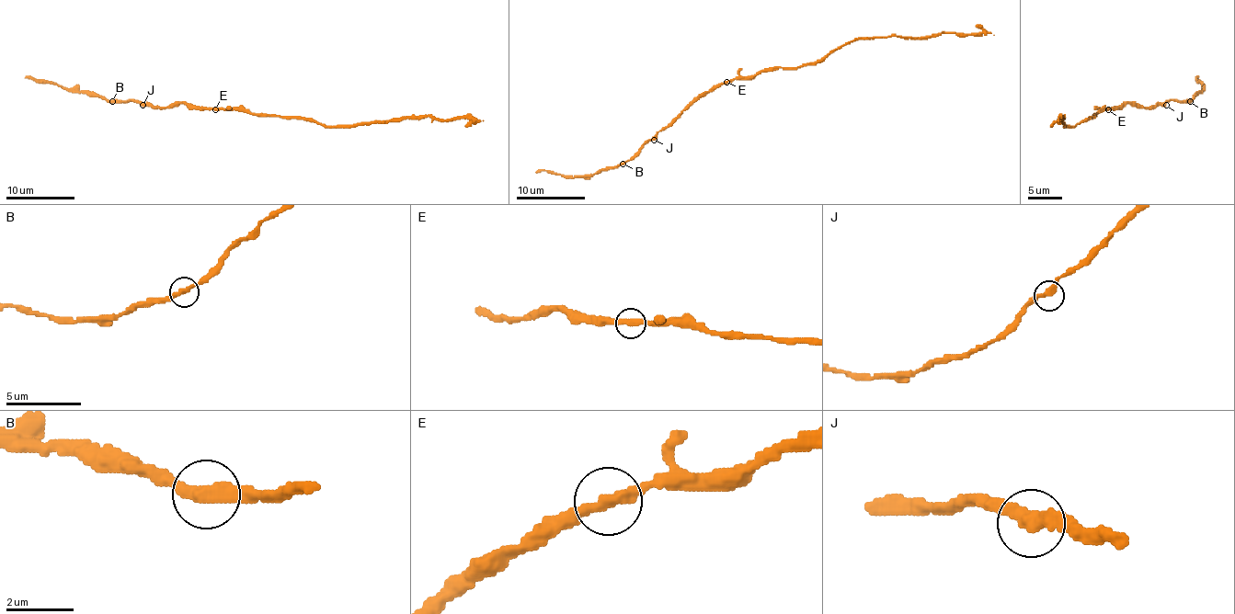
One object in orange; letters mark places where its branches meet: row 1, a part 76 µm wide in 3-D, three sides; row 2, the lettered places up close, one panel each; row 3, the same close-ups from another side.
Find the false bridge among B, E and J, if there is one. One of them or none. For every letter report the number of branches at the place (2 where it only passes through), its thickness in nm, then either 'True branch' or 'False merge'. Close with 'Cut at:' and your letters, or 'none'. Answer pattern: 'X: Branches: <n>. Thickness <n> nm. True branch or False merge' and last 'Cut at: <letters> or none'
B: Branches: 2. Thickness 360 nm. True branch
E: Branches: 2. Thickness 360 nm. True branch
J: Branches: 2. Thickness 360 nm. True branch
Cut at: none

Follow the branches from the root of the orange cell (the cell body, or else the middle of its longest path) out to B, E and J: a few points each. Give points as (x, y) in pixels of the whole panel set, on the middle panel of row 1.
B: (751, 78), (733, 78), (700, 94), (623, 164)
E: (751, 78), (733, 78), (726, 82)
J: (751, 78), (733, 78), (700, 94), (662, 128), (654, 140)

